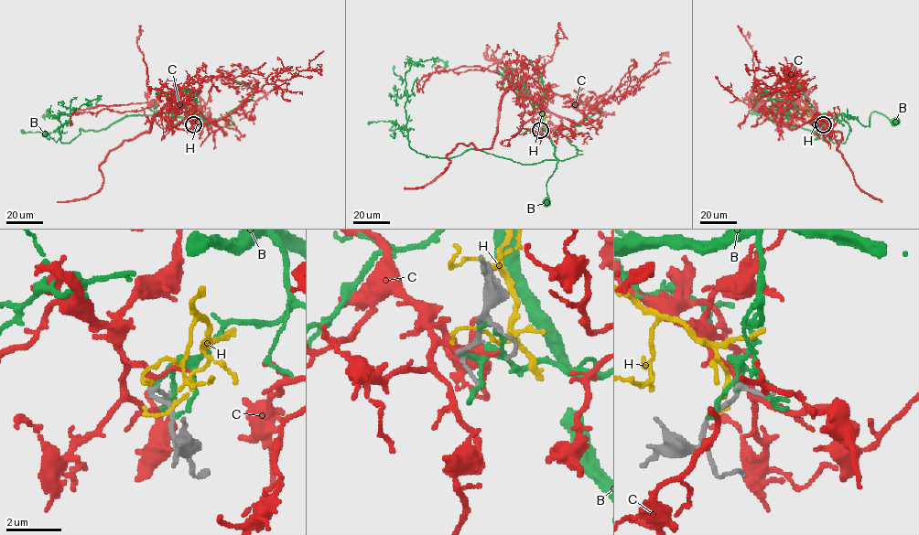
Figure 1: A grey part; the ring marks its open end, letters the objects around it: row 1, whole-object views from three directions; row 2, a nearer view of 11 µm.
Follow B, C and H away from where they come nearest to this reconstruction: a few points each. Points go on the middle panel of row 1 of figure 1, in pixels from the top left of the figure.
B: (540, 130), (549, 132), (548, 135), (557, 160), (546, 183), (546, 202)
C: (540, 130), (536, 99), (509, 87), (578, 123), (603, 100), (635, 89), (664, 52)
H: (542, 128), (544, 116), (542, 112)

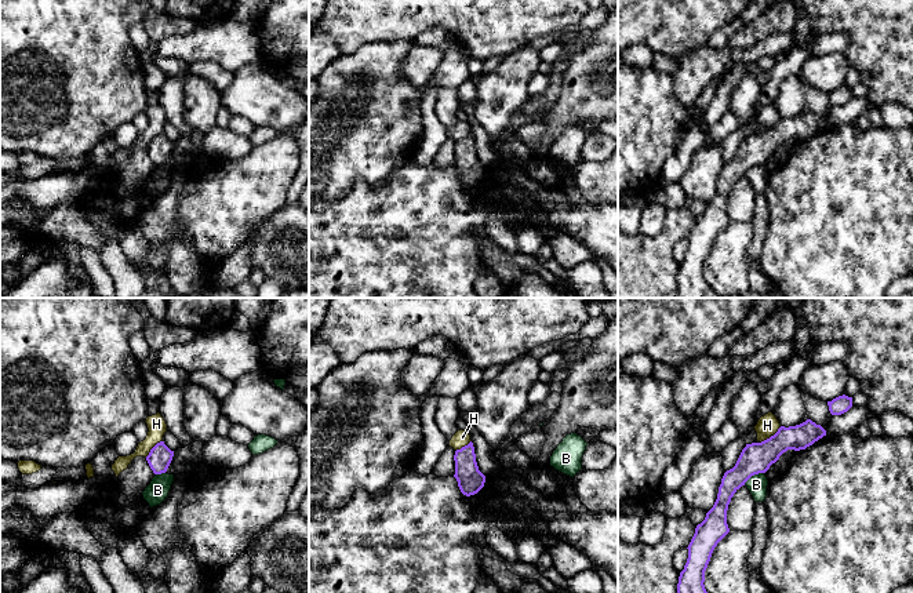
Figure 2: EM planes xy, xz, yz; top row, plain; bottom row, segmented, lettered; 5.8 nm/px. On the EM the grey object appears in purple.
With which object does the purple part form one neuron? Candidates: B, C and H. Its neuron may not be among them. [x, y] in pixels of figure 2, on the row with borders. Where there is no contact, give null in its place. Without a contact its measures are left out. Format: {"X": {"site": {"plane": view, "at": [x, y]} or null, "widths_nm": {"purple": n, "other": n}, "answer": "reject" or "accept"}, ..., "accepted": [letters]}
{"B": {"site": {"plane": "yz", "at": [753, 475]}, "widths_nm": {"purple": 180, "other": 110}, "answer": "reject"}, "C": {"site": null, "answer": "accept"}, "H": {"site": {"plane": "yz", "at": [771, 436]}, "widths_nm": {"purple": 180, "other": 120}, "answer": "reject"}, "accepted": ["C"]}

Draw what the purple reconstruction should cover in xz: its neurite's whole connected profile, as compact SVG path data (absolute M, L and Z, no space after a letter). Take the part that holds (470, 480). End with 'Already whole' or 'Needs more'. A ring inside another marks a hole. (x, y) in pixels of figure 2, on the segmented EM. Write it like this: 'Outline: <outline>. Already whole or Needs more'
Outline: M473 443L455 451L455 474L461 492L466 496L477 494L485 483L485 476L479 470Z. Already whole

